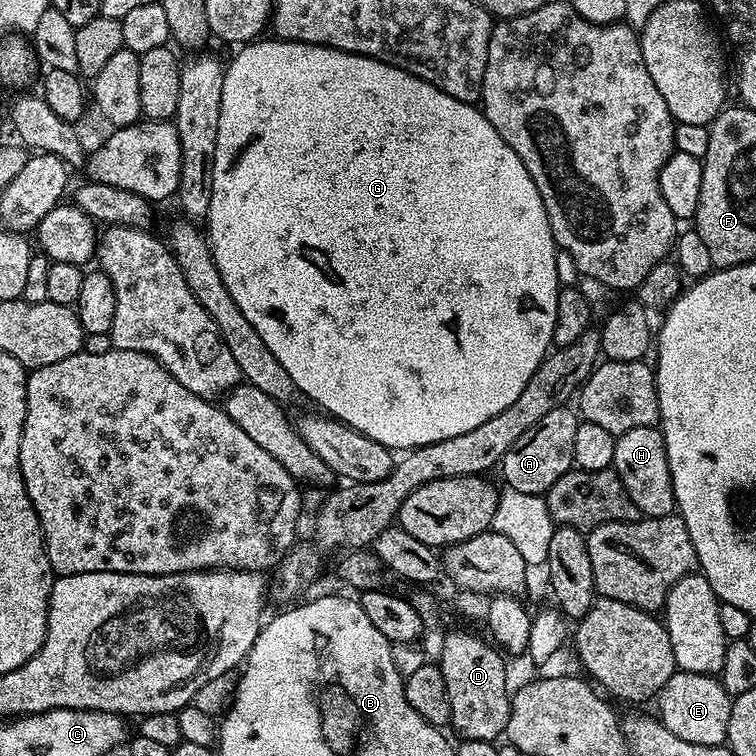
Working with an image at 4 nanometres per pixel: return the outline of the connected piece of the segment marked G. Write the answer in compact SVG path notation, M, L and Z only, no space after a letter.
M257 38L257 39L255 39L255 40L253 40L253 41L251 41L251 42L249 42L249 43L247 43L247 44L245 44L245 45L243 45L243 47L241 47L241 48L240 48L240 49L239 49L239 51L237 51L237 52L240 52L240 53L238 53L238 54L237 54L237 56L236 56L236 57L234 57L234 58L233 58L233 60L232 60L232 61L230 61L230 62L229 62L229 61L227 61L227 64L226 64L226 67L225 67L225 69L224 69L224 81L223 81L223 82L222 82L222 114L218 114L218 142L214 142L214 158L213 158L213 159L212 159L212 193L211 193L211 194L210 194L210 210L209 210L209 211L208 211L208 214L207 214L207 217L206 217L206 225L207 225L207 224L208 224L208 228L207 228L207 227L206 227L206 237L207 237L207 241L208 241L208 242L209 242L209 244L210 244L210 245L211 245L211 249L212 249L212 256L213 256L213 260L214 260L214 262L215 262L215 263L216 263L216 264L217 264L217 268L218 268L218 274L220 274L220 275L221 275L221 278L222 278L222 282L224 282L224 283L225 283L225 286L226 286L226 290L228 290L228 291L229 291L229 292L230 292L230 296L231 296L231 297L232 297L232 298L234 298L234 302L236 302L236 303L237 303L237 304L238 304L238 309L239 309L239 310L242 310L242 314L243 314L243 315L244 315L244 317L245 317L245 318L246 318L246 322L250 322L250 326L254 326L254 330L258 330L258 338L262 338L262 342L266 342L266 350L270 350L270 354L274 354L274 358L278 358L278 362L282 362L282 370L286 370L286 374L290 374L290 378L294 378L294 386L295 386L295 387L296 387L296 391L297 391L297 393L299 393L299 395L300 395L300 396L301 396L301 397L303 397L303 396L309 396L309 398L310 398L310 399L312 399L312 400L313 400L313 402L314 402L314 403L316 403L316 404L317 404L317 406L318 406L318 407L320 407L320 408L317 408L317 409L320 409L320 410L323 410L323 411L324 411L324 412L325 412L325 413L327 413L327 415L329 415L329 416L331 416L331 417L333 417L333 418L335 418L335 419L337 419L337 420L340 420L340 421L342 421L342 422L343 422L343 423L344 423L344 424L347 424L347 425L348 425L348 427L349 427L349 428L353 428L353 429L354 429L354 430L355 430L355 431L356 431L356 432L361 432L361 433L362 433L362 434L363 434L363 436L365 436L365 437L366 437L366 438L370 438L370 439L371 439L371 440L373 440L373 441L374 441L374 442L378 442L378 443L379 443L379 444L381 444L381 445L382 445L382 446L386 446L386 447L387 447L387 448L391 448L391 449L393 449L393 450L399 450L399 448L404 448L404 449L400 449L400 450L415 450L415 449L418 449L418 448L421 448L421 447L422 447L422 446L426 446L426 445L427 445L427 444L429 444L429 443L430 443L430 442L442 442L442 441L443 441L443 440L445 440L445 439L446 439L446 438L454 438L454 437L455 437L455 436L457 436L457 435L458 435L458 434L466 434L466 430L474 430L474 429L475 429L475 428L477 428L477 427L478 427L478 426L482 426L482 422L490 422L490 418L494 418L494 417L495 417L495 416L497 416L497 415L498 415L498 414L502 414L502 410L506 410L506 409L507 409L507 408L508 408L508 407L509 407L509 406L510 406L510 402L514 402L514 398L518 398L518 394L522 394L522 390L526 390L526 382L530 382L530 378L534 378L534 370L538 370L538 366L539 366L539 365L540 365L540 363L542 363L542 361L544 361L544 357L545 357L545 356L547 356L547 355L548 355L548 353L549 353L549 351L550 351L550 349L551 349L551 348L552 348L552 347L553 347L553 343L552 343L552 335L553 335L553 334L554 334L554 322L555 322L555 321L556 321L556 319L557 319L557 318L558 318L558 294L559 294L559 293L560 293L560 290L561 290L561 287L562 287L562 281L560 281L560 268L559 268L559 266L558 266L558 265L556 265L556 255L558 255L558 249L557 249L557 246L556 246L556 239L555 239L555 238L554 238L554 234L553 234L553 233L552 233L552 227L551 227L551 226L550 226L550 218L549 218L549 217L548 217L548 215L547 215L547 214L546 214L546 206L545 206L545 205L544 205L544 203L543 203L543 202L542 202L542 194L538 194L538 186L534 186L534 178L530 178L530 174L529 174L529 173L528 173L528 171L527 171L527 170L526 170L526 166L522 166L522 158L518 158L518 154L514 154L514 150L510 150L510 146L509 146L509 145L508 145L508 143L507 143L507 142L506 142L506 141L504 141L504 139L503 139L503 138L502 138L502 134L498 134L498 130L494 130L494 126L490 126L490 122L489 122L489 121L488 121L488 120L487 120L487 118L485 118L485 116L484 116L484 114L483 114L483 111L481 111L481 109L480 109L480 108L479 108L479 107L477 107L477 105L476 105L476 104L467 104L467 103L466 103L466 102L458 102L458 98L450 98L450 94L442 94L442 90L438 90L438 86L430 86L430 82L426 82L426 81L425 81L425 80L423 80L423 79L422 79L422 78L418 78L418 77L417 77L417 76L415 76L415 75L414 75L414 74L410 74L410 73L409 73L409 72L407 72L407 71L406 71L406 70L402 70L402 69L401 69L401 68L399 68L399 67L398 67L398 66L390 66L390 65L389 65L389 64L387 64L387 63L386 63L386 62L382 62L382 61L381 61L381 60L375 60L375 59L374 59L374 58L370 58L370 57L369 57L369 56L363 56L363 55L362 55L362 54L350 54L350 53L349 53L349 52L343 52L343 51L342 51L342 50L338 50L338 49L337 49L337 48L331 48L331 47L330 47L330 46L322 46L322 45L321 45L321 44L307 44L307 43L306 43L306 42L294 42L294 41L293 41L293 40L282 40L282 39L279 39L279 38L271 38L271 39L272 39L272 40L264 40L264 39L265 39L265 38Z

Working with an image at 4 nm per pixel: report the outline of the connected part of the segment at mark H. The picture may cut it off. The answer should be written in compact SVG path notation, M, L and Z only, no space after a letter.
M638 426L634 430L626 430L616 437L612 468L622 478L622 486L626 486L626 494L634 498L634 506L645 516L673 515L676 499L674 486L670 478L670 462L666 458L666 442L659 427Z

